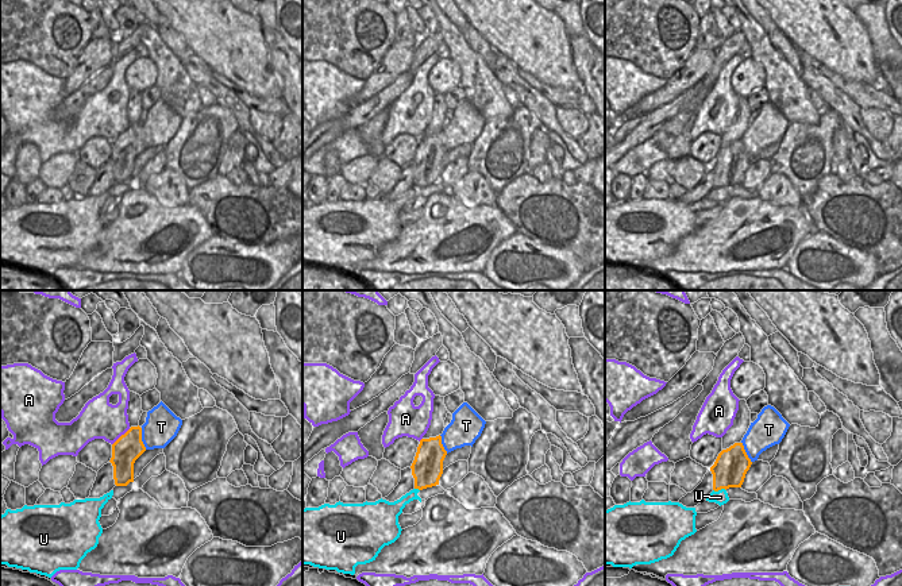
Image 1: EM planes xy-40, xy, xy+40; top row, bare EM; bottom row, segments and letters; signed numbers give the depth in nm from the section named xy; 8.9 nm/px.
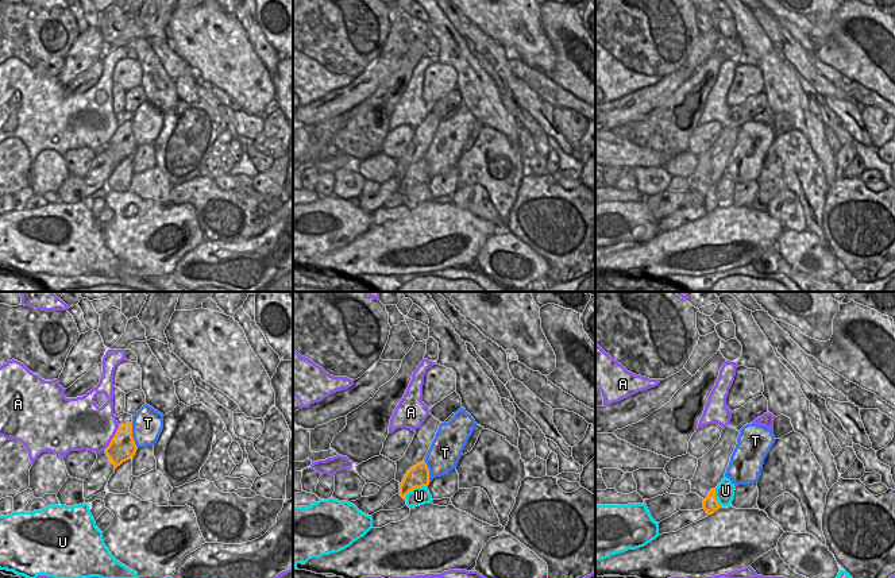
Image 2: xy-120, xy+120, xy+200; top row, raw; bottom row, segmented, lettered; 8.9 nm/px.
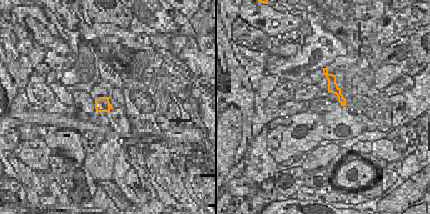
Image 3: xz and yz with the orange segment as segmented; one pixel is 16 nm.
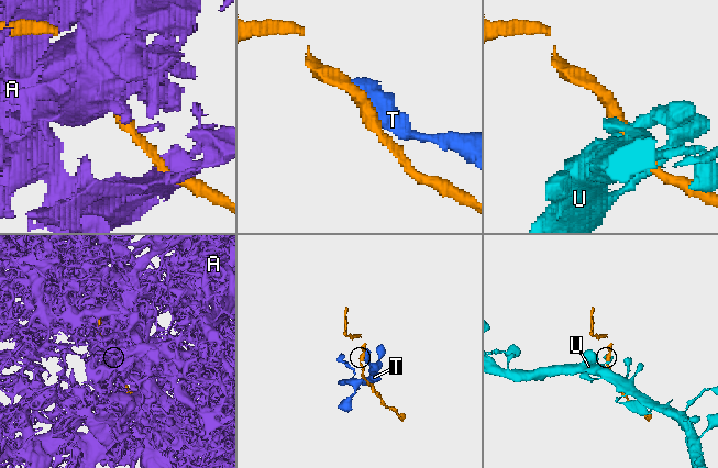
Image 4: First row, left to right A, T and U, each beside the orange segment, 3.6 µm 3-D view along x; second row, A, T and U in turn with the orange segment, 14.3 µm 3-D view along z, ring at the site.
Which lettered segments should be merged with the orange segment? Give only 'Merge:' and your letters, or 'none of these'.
Merge: none of these

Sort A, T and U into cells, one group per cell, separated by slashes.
A / T / U

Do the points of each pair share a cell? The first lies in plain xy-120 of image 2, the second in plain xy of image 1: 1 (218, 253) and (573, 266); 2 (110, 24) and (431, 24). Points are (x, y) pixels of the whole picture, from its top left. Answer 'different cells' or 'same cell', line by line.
1: same cell
2: same cell

